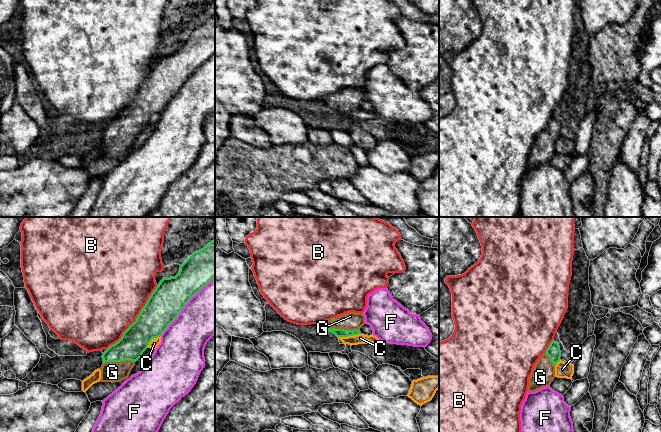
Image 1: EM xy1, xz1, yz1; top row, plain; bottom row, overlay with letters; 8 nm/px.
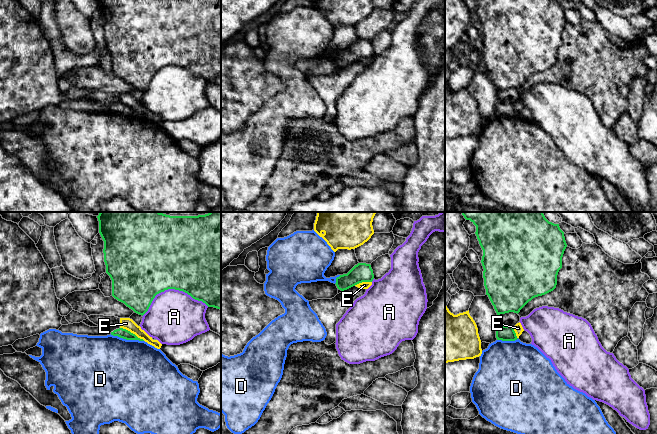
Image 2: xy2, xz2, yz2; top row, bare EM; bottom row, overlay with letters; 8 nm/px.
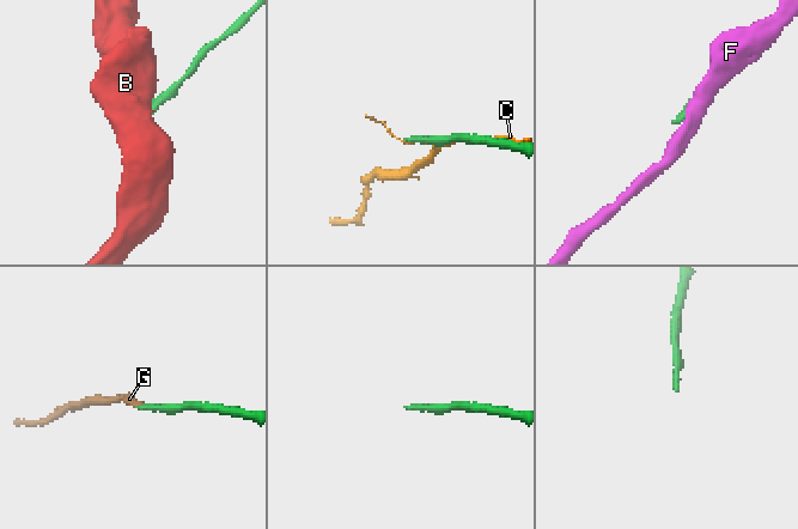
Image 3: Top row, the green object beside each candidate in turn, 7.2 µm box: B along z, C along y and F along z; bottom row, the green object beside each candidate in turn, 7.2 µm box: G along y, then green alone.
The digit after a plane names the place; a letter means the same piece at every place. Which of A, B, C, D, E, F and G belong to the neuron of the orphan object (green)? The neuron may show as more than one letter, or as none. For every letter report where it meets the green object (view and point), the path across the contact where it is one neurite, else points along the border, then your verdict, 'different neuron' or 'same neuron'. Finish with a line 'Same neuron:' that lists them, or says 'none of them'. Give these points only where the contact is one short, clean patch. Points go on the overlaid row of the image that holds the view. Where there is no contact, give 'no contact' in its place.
A: xy2 (171, 288) | different neuron
B: xy1 (136, 319) | different neuron
C: xz1 (349, 335) | different neuron
D: xy2 (127, 339) | along xy2 (110, 334), (125, 339), (143, 341) | different neuron
E: xy2 (132, 333) | along xy2 (120, 327), (129, 330), (144, 340) | different neuron
F: xy1 (185, 305) | different neuron
G: xz1 (343, 329) | across xz1 (338, 332), (343, 329), (351, 321) | same neuron
Same neuron: G

